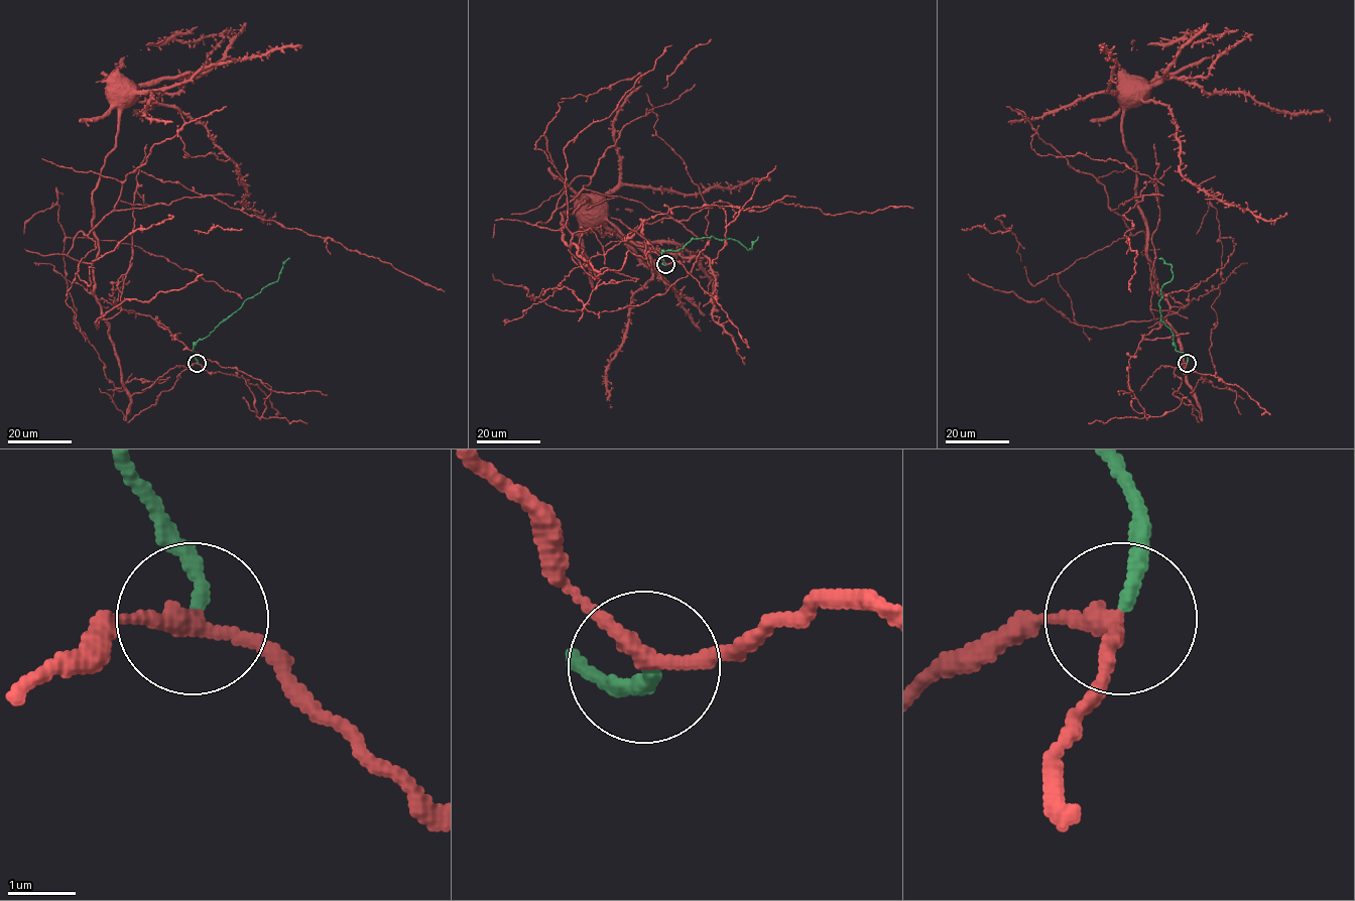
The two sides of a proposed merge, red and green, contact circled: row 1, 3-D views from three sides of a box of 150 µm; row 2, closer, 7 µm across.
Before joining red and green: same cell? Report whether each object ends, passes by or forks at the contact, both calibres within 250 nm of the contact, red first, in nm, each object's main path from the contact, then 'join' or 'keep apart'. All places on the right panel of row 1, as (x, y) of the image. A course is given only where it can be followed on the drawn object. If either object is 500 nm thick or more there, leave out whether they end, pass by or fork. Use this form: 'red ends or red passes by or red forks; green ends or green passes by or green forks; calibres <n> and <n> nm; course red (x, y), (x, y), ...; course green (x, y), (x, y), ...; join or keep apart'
red passes by; green ends; calibres 240 and 200 nm; course red (1187, 364), (1175, 369), (1182, 383), (1174, 395), (1199, 422), (1146, 251), (1135, 159), (1124, 147), (1126, 78); course green (1187, 363), (1186, 356), (1178, 352), (1174, 333), (1161, 320), (1161, 288), (1173, 277), (1172, 266), (1158, 258); keep apart

